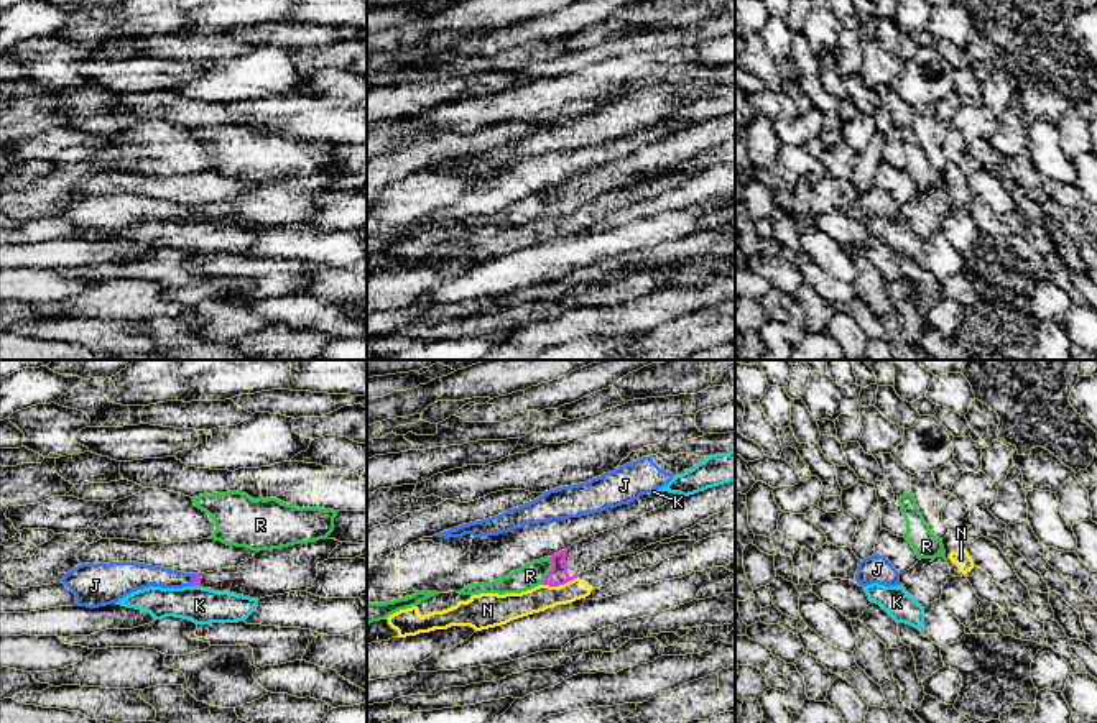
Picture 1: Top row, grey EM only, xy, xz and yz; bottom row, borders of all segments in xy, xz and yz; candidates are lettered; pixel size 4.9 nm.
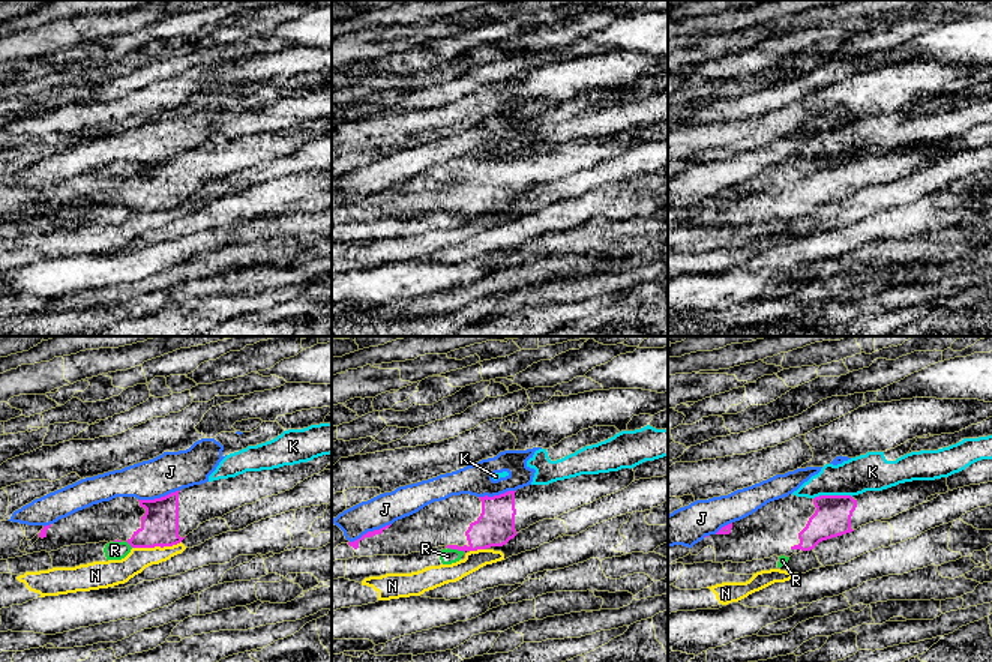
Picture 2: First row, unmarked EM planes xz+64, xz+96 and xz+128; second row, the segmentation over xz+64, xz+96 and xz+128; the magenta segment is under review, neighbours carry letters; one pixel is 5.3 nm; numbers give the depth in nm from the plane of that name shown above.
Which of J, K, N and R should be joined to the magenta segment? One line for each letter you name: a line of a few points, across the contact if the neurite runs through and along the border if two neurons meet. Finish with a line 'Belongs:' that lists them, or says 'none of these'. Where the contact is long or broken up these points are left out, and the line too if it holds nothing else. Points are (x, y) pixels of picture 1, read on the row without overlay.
Belongs: none of these

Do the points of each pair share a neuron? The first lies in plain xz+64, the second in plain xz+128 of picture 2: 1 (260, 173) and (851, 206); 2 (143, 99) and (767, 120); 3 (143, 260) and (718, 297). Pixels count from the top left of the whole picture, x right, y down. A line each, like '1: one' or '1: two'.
1: one
2: one
3: one

